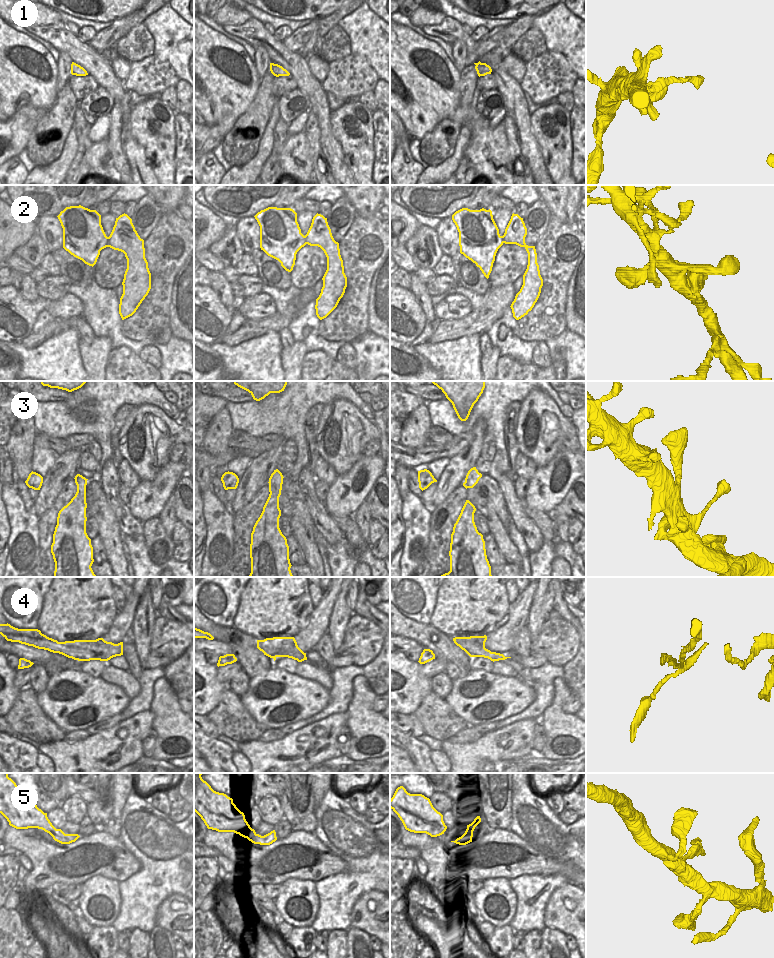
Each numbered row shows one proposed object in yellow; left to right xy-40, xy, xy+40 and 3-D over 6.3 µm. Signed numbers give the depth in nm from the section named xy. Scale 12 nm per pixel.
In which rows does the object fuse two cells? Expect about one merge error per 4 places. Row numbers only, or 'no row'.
1, 4.

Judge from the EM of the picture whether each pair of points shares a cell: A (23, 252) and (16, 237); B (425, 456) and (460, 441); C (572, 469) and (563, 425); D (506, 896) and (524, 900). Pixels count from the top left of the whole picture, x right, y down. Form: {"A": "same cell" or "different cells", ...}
{"A": "different cells", "B": "same cell", "C": "different cells", "D": "different cells"}

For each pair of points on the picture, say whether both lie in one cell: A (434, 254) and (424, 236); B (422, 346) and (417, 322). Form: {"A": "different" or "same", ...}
{"A": "same", "B": "different"}

